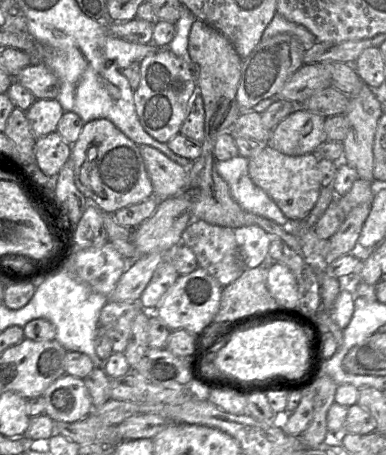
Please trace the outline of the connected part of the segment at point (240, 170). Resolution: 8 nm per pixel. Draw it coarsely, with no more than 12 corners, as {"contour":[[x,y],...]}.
{"contour":[[249,158],[217,161],[216,170],[246,211],[284,228],[293,223],[250,178]]}

